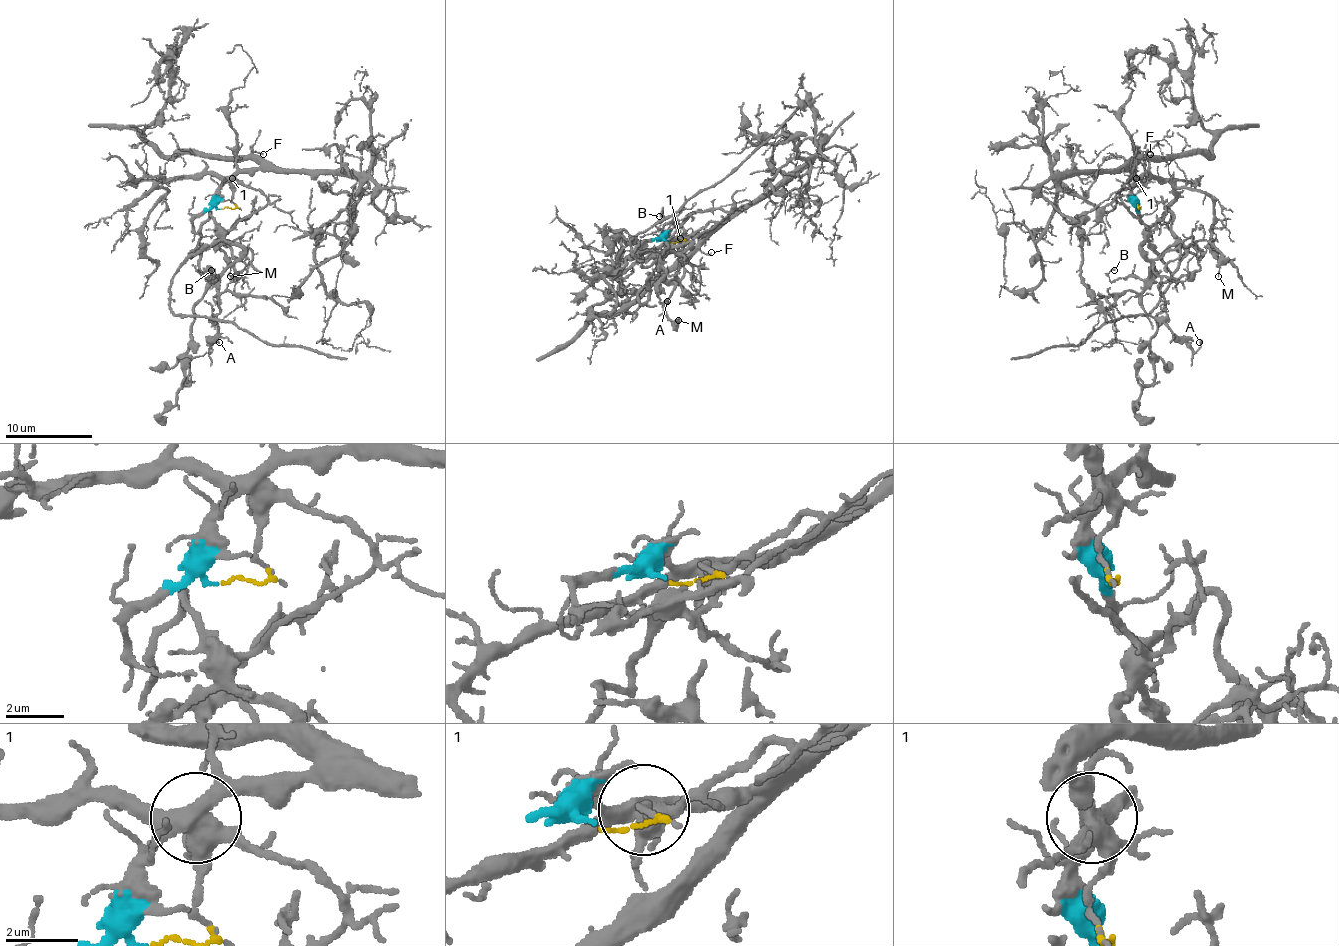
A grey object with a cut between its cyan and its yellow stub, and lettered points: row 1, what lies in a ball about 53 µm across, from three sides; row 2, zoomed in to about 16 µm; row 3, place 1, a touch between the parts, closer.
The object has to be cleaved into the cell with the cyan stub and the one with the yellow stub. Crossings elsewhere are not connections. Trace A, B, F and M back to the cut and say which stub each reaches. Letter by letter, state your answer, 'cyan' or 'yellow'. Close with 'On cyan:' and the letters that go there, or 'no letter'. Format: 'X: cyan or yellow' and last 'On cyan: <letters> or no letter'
A: yellow
B: yellow
F: cyan
M: yellow
On cyan: F

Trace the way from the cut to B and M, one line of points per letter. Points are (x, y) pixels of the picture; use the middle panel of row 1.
B: (670, 242), (716, 225), (672, 249), (689, 242), (674, 253), (665, 246), (659, 227), (661, 209), (659, 216)
M: (670, 242), (716, 225), (672, 249), (689, 242), (663, 307), (674, 323), (679, 321)

